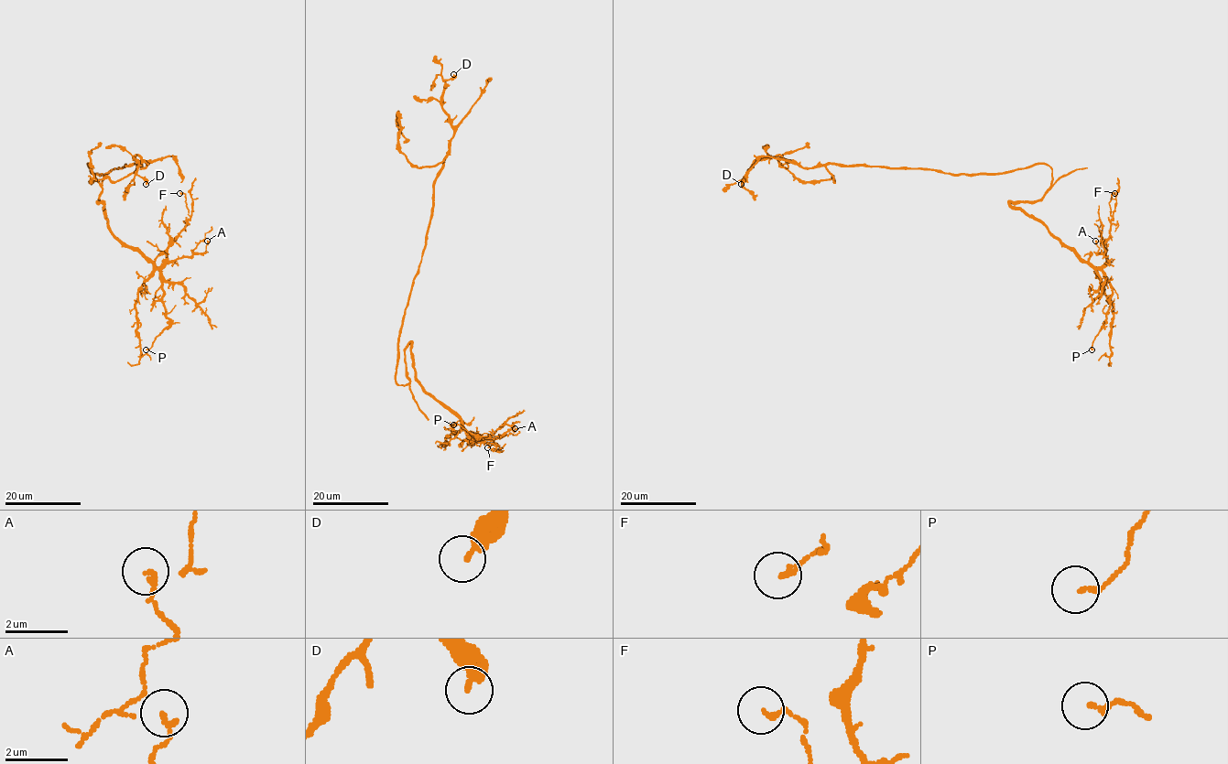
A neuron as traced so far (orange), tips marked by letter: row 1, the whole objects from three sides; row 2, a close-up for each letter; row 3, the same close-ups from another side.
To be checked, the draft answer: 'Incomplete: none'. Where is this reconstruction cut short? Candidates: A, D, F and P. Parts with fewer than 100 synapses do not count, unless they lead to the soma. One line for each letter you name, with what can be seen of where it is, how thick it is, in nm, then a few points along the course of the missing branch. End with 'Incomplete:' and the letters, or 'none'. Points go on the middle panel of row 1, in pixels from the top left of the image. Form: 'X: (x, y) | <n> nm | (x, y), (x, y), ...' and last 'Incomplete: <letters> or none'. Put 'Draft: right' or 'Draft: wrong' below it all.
Incomplete: none
Draft: right

